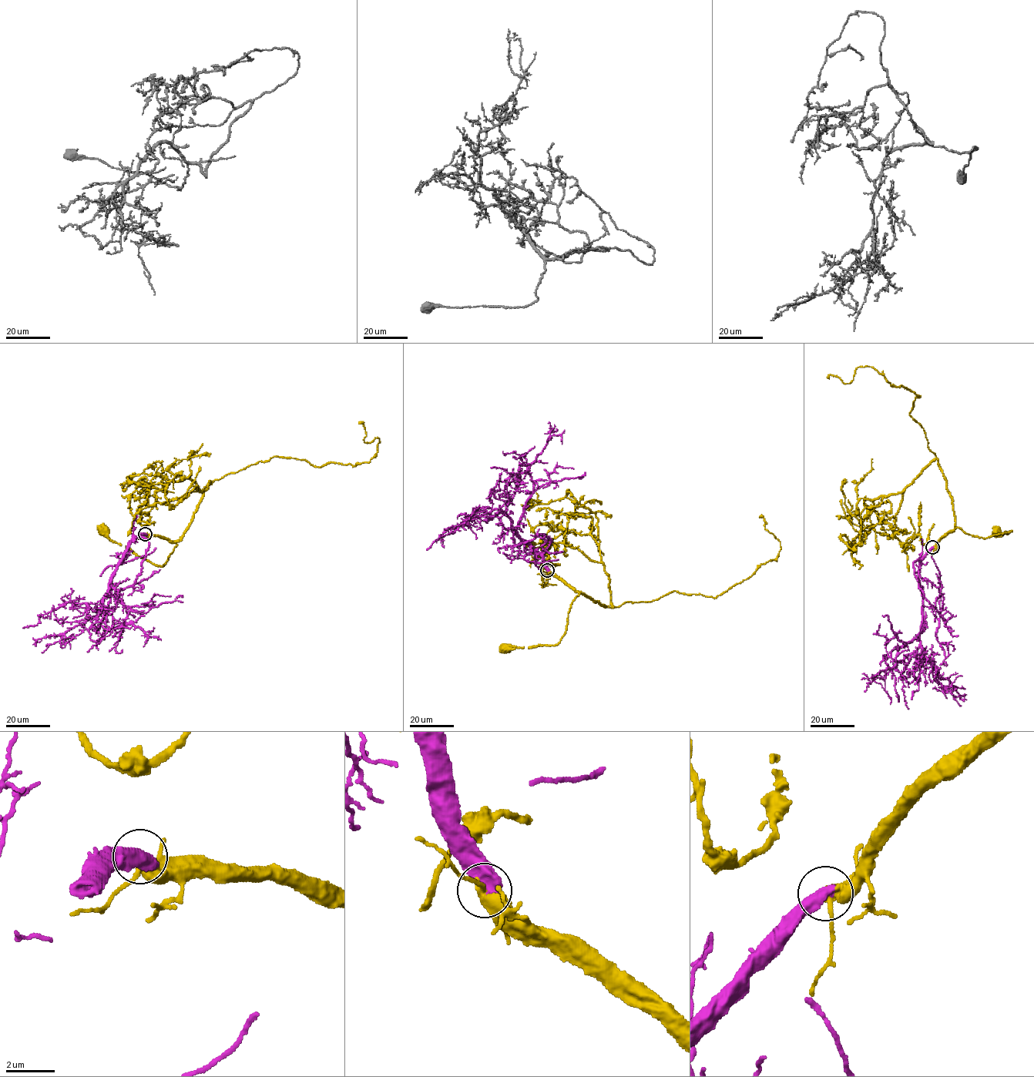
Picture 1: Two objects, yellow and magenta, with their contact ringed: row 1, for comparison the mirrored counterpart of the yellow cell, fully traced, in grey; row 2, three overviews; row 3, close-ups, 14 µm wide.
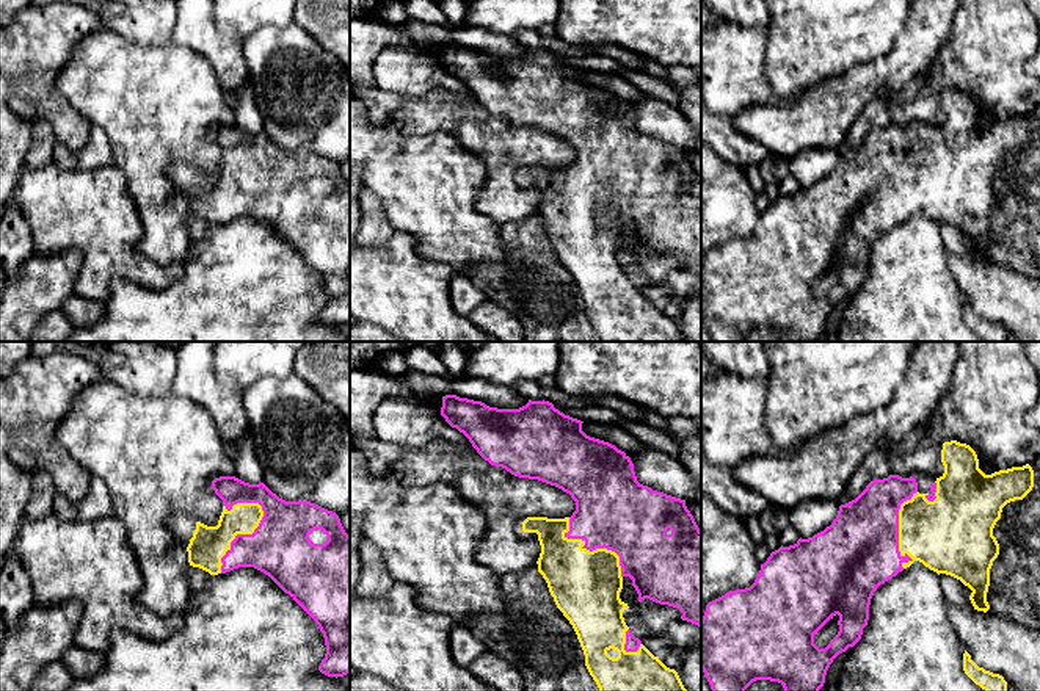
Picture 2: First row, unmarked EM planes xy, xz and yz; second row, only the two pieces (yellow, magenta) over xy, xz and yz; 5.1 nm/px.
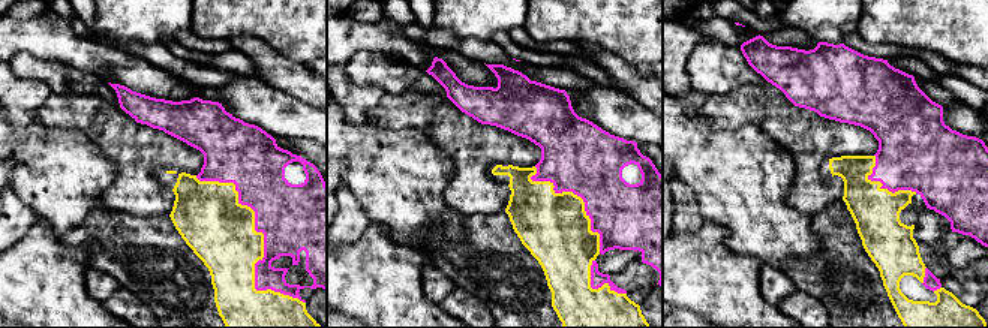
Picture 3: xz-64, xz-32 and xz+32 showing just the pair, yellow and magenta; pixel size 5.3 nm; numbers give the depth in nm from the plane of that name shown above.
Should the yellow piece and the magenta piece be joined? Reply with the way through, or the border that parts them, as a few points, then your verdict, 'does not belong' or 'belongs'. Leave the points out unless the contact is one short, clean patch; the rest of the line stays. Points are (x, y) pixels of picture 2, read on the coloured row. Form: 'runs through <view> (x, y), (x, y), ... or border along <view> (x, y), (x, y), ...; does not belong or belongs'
belongs

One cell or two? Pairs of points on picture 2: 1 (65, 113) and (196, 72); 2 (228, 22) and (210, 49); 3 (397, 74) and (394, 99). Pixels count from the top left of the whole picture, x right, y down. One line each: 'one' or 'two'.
1: two
2: two
3: two

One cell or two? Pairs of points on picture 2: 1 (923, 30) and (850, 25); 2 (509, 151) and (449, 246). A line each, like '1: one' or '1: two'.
1: two
2: two

